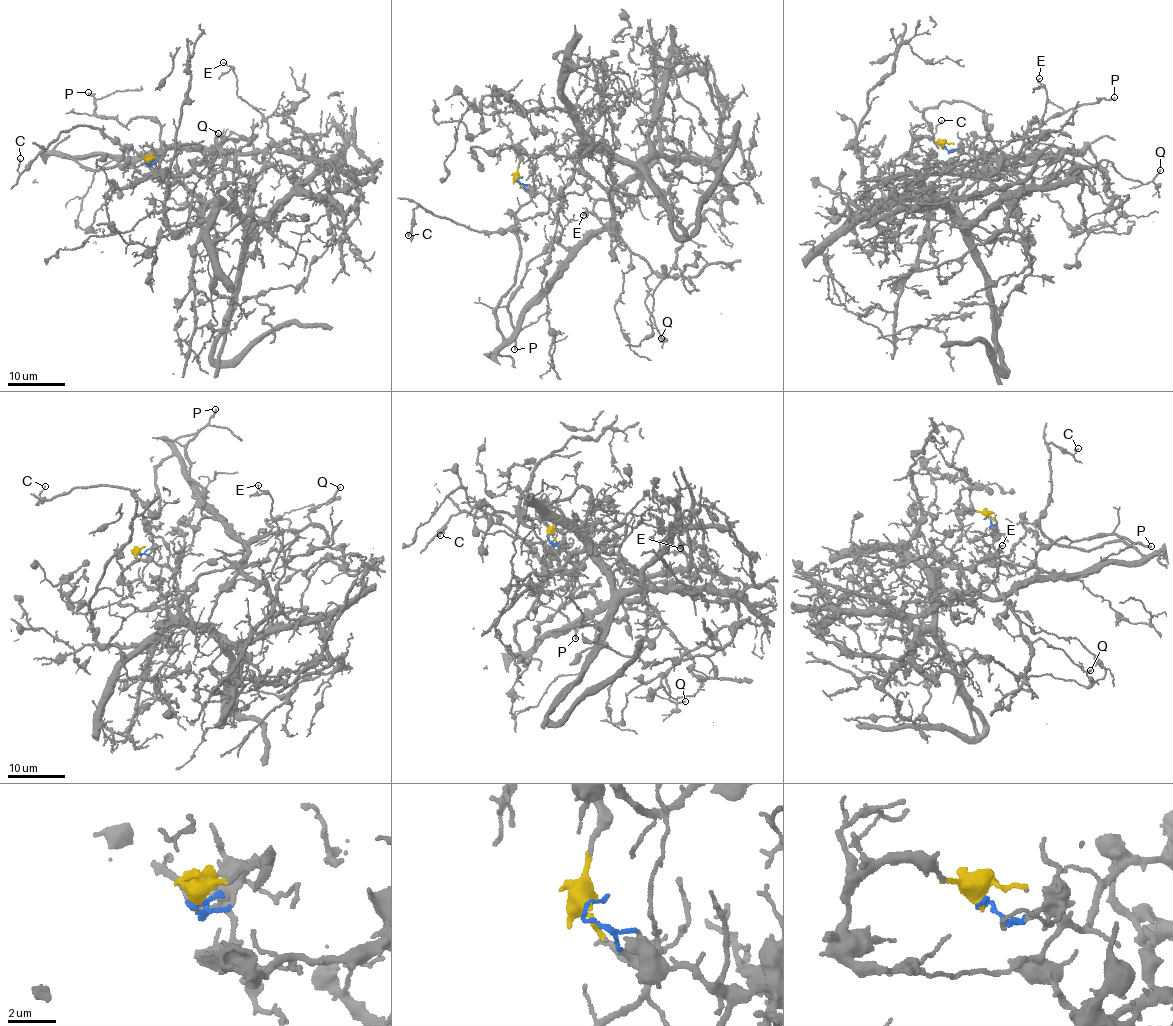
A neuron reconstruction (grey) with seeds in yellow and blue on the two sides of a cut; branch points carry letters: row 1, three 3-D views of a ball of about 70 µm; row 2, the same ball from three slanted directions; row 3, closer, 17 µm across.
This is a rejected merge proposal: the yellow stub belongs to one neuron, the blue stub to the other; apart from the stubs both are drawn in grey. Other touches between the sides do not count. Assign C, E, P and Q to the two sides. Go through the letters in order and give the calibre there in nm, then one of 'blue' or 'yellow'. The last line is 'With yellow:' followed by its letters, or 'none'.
C: 120 nm thick; blue
E: 130 nm thick; blue
P: 260 nm thick; blue
Q: 170 nm thick; blue
With yellow: none

